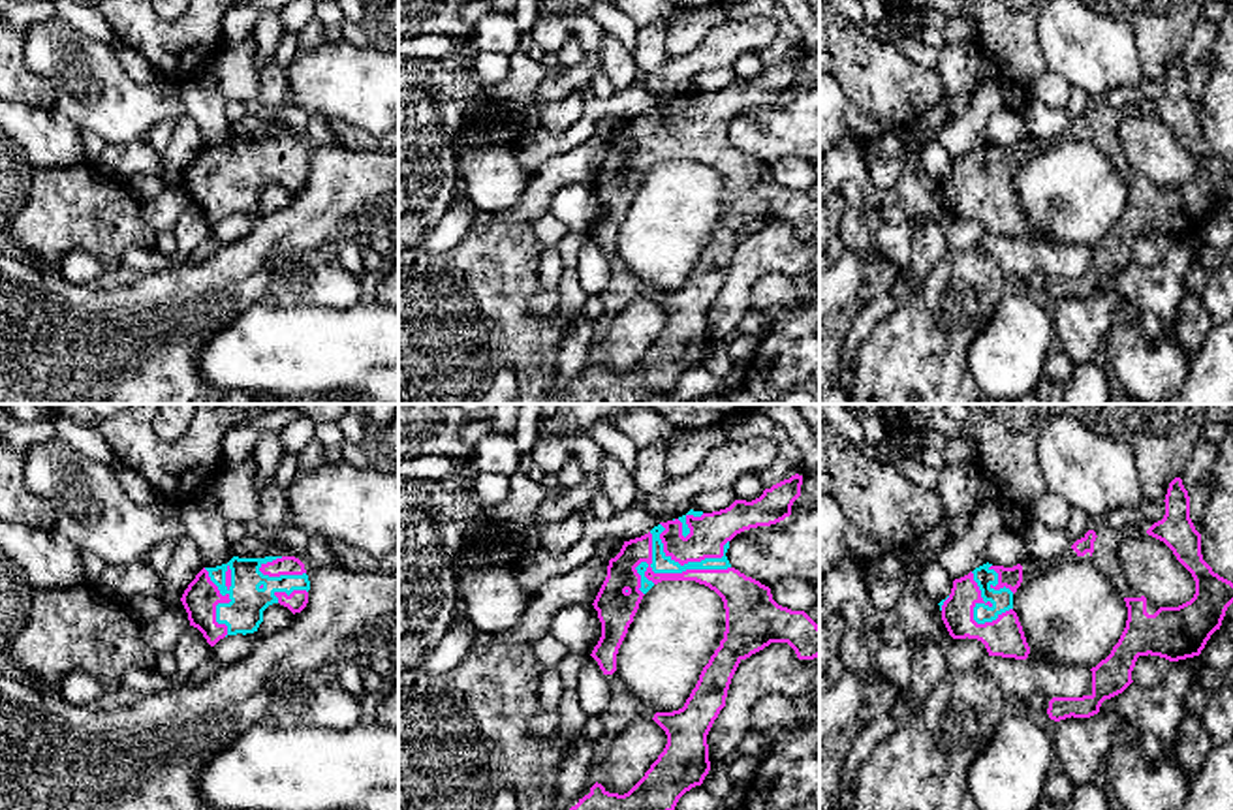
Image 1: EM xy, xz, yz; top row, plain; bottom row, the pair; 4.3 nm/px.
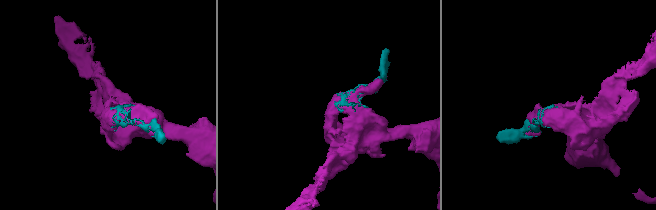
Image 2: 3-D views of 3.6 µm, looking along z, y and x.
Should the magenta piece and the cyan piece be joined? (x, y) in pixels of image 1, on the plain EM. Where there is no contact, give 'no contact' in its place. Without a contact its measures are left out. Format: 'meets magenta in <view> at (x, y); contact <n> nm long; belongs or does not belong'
meets magenta in xz at (683, 151); contact 420 nm long; belongs

